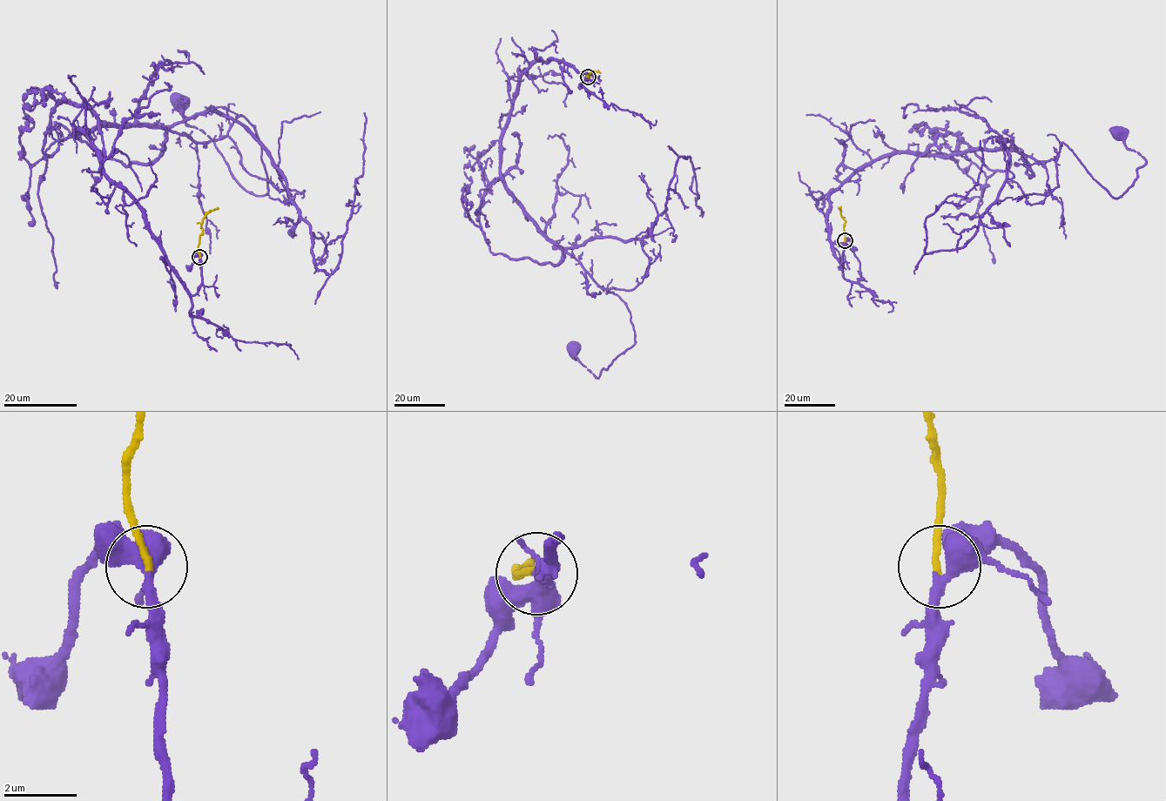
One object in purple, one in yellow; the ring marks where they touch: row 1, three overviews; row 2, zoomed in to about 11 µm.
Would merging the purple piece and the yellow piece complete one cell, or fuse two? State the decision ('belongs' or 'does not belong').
belongs

